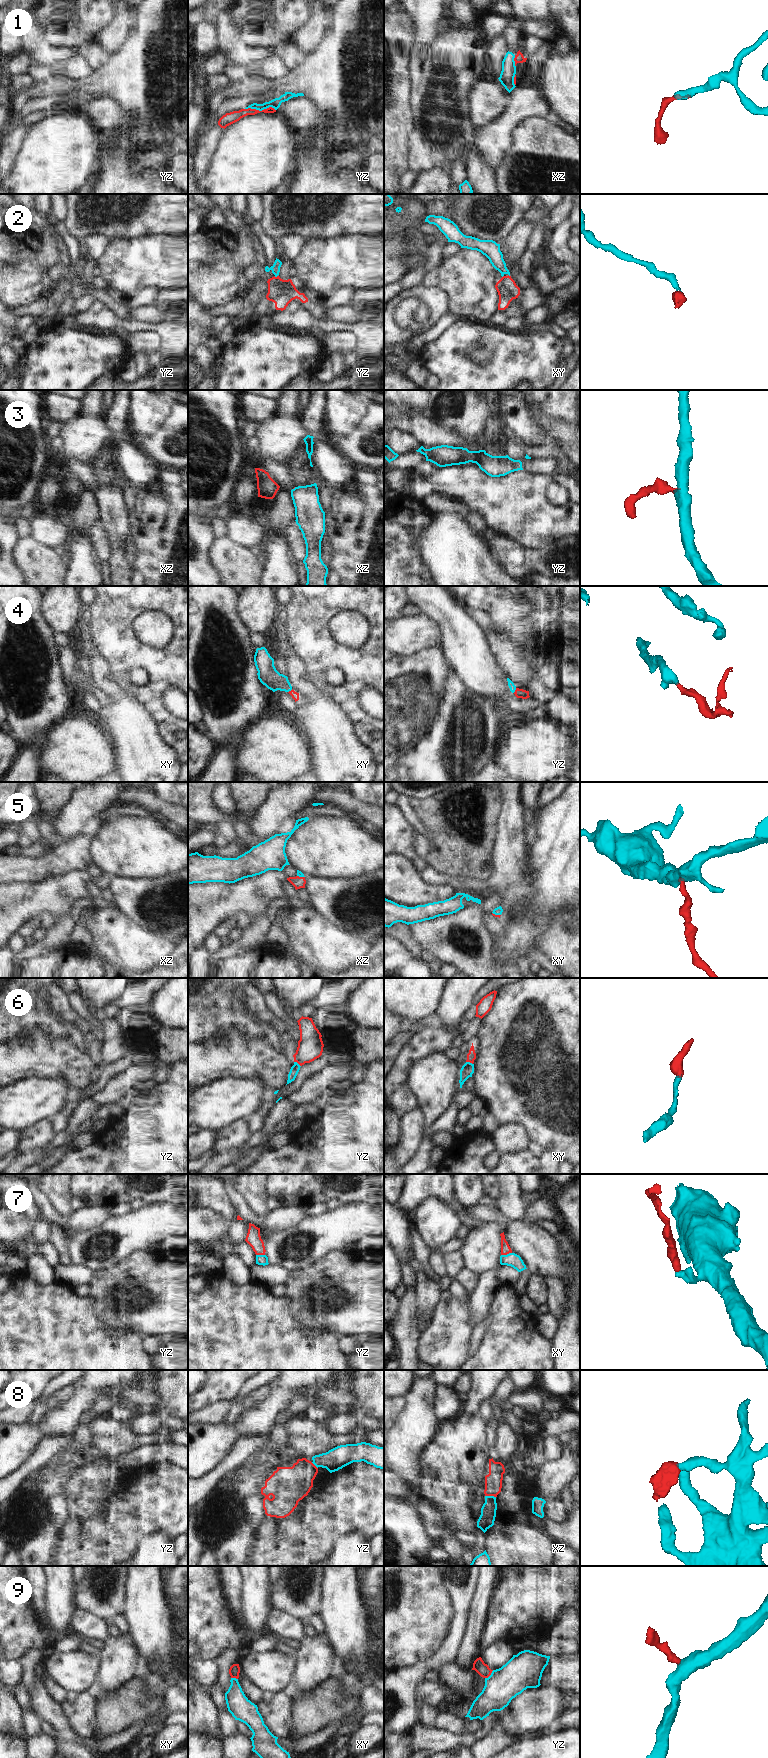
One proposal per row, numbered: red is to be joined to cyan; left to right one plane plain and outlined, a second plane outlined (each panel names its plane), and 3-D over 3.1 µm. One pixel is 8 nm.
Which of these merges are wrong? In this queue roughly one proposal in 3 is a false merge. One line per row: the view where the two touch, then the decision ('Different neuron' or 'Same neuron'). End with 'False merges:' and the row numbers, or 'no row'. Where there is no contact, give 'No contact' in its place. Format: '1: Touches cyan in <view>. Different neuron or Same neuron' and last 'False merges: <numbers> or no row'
1: Touches cyan in yz. Same neuron
2: Touches cyan in yz. Same neuron
3: Touches cyan in xz. Same neuron
4: Touches cyan in yz. Same neuron
5: Touches cyan in xy. Same neuron
6: Touches cyan in yz. Same neuron
7: Touches cyan in xy. Same neuron
8: Touches cyan in xz. Different neuron
9: Touches cyan in yz. Same neuron
False merges: 8

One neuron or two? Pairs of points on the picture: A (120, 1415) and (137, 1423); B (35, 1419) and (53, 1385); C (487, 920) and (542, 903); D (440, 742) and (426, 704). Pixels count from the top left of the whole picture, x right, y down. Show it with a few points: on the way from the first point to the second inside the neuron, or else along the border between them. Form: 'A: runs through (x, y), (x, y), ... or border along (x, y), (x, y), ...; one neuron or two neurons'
A: border along (152, 1407), (149, 1413), (140, 1414), (129, 1422); two neurons
B: runs through (39, 1411), (41, 1402), (47, 1393); one neuron
C: border along (499, 918), (503, 923), (503, 933), (493, 937); two neurons
D: border along (441, 700), (437, 715), (430, 729), (418, 741); two neurons

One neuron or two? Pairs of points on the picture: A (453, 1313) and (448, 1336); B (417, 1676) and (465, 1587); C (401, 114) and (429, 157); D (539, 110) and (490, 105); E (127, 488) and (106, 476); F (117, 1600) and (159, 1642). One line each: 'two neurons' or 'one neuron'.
A: one neuron
B: one neuron
C: two neurons
D: two neurons
E: two neurons
F: two neurons

